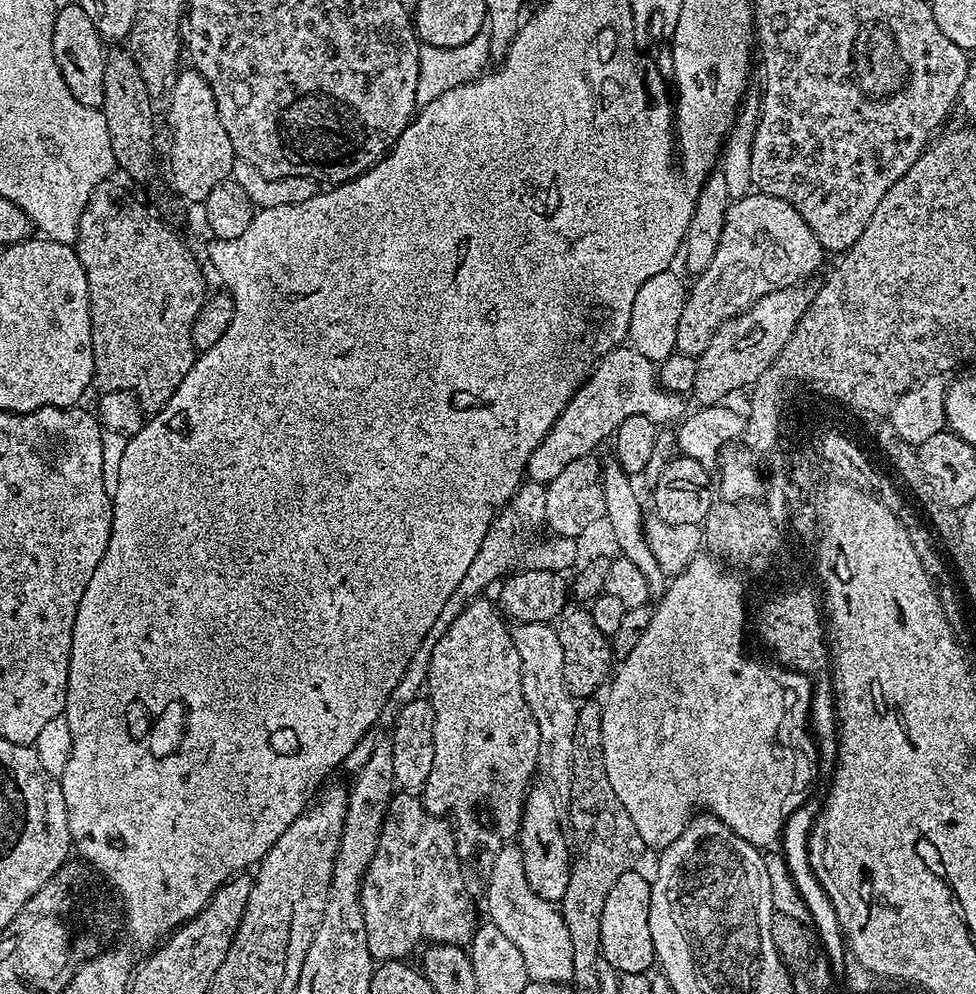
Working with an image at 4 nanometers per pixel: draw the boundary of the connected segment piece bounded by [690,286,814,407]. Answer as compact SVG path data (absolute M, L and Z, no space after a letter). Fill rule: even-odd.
M808 286L776 289L749 305L740 316L728 319L715 331L709 346L697 357L694 386L690 393L699 407L708 407L726 400L726 396L738 388L747 389L778 358L778 354L790 342L790 334L798 326L802 314L810 306L814 295Z

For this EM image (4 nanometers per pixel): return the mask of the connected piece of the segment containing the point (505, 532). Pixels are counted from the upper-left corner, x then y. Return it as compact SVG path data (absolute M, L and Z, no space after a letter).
M526 480L521 483L511 499L500 509L495 519L492 520L490 530L482 540L478 552L474 556L474 561L470 562L470 567L466 574L462 576L461 582L450 594L450 599L442 606L442 611L438 614L437 621L430 626L422 643L414 650L414 658L406 666L398 686L394 686L394 694L382 706L382 714L379 723L384 726L390 726L396 720L396 715L406 706L406 702L414 702L425 691L428 683L428 671L430 670L430 661L433 658L434 649L439 639L446 634L450 626L454 624L454 619L465 609L465 606L472 599L477 599L490 584L495 585L502 577L509 575L516 567L517 560L525 553L527 544L531 541L530 536L534 530L542 528L545 518L545 485Z

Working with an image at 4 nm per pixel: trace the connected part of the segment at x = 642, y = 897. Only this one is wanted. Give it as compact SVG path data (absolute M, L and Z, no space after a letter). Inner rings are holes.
M633 870L622 874L610 894L606 894L606 906L602 906L602 938L600 939L600 955L603 963L614 966L621 974L647 973L648 967L655 965L654 942L650 938L650 894L652 886L649 877L639 876Z

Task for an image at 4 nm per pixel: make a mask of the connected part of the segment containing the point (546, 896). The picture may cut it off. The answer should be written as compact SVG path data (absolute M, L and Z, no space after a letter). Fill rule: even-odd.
M543 786L528 789L528 797L524 799L522 810L518 847L522 854L522 866L526 866L526 882L530 882L530 890L534 890L534 894L538 894L538 898L543 900L560 901L570 882L574 852L562 823L562 810Z

